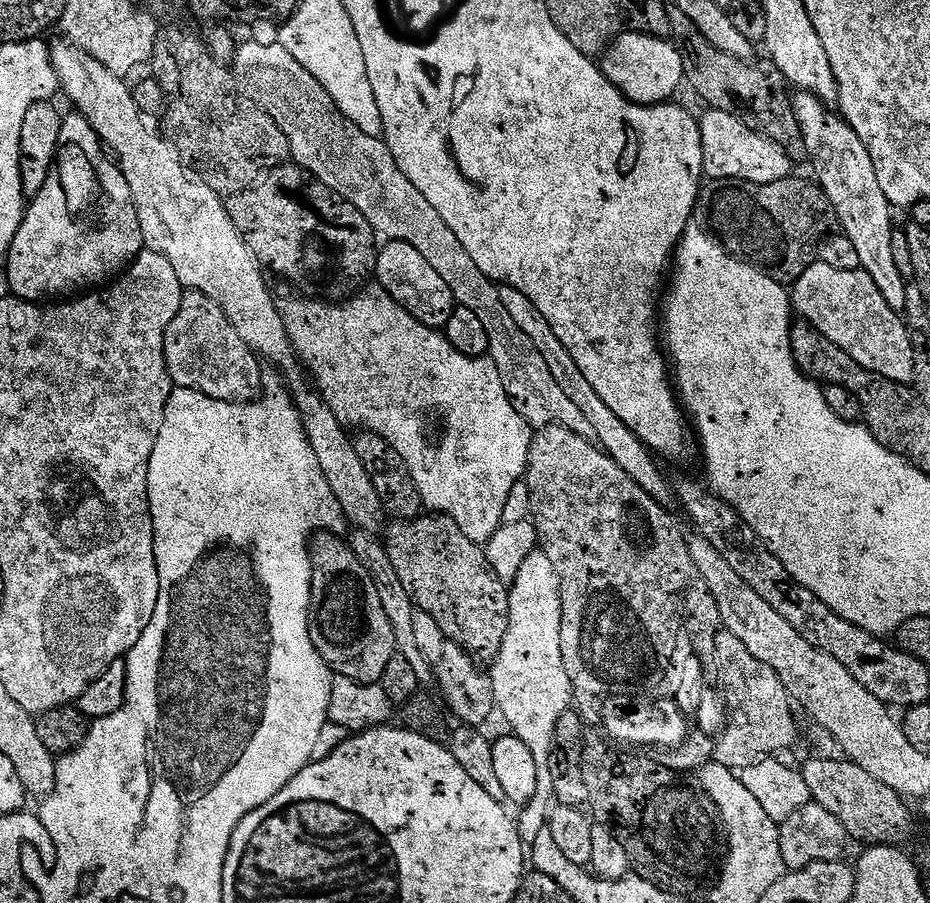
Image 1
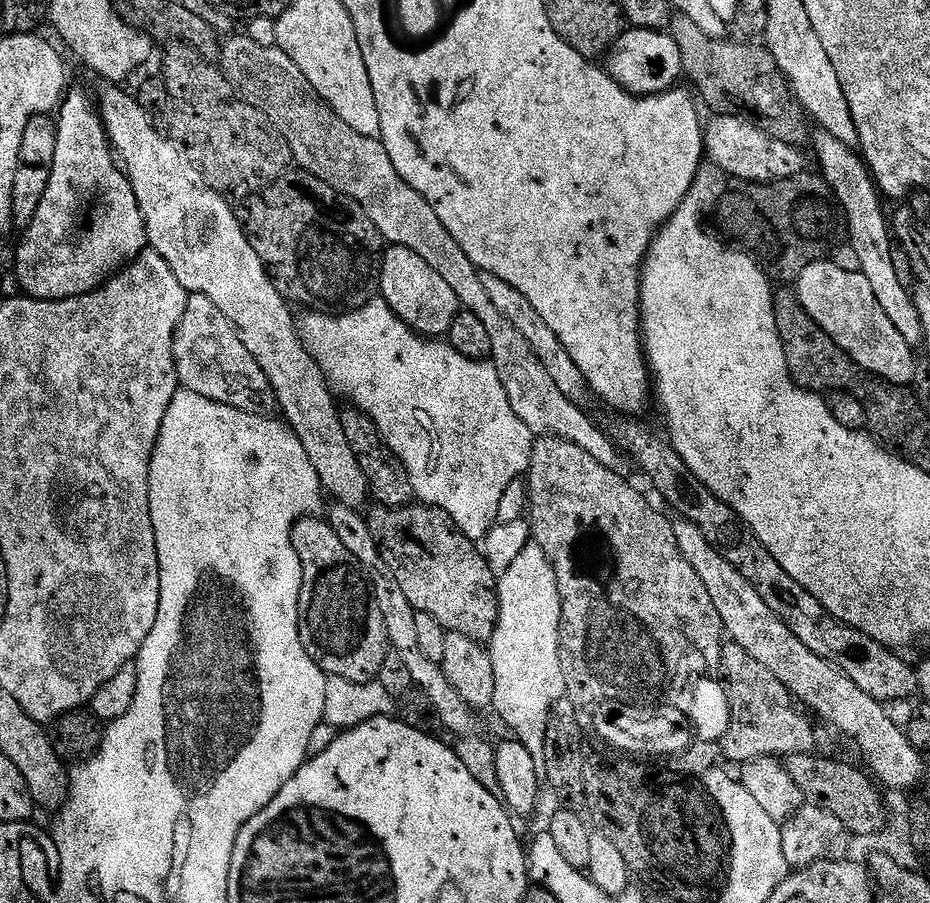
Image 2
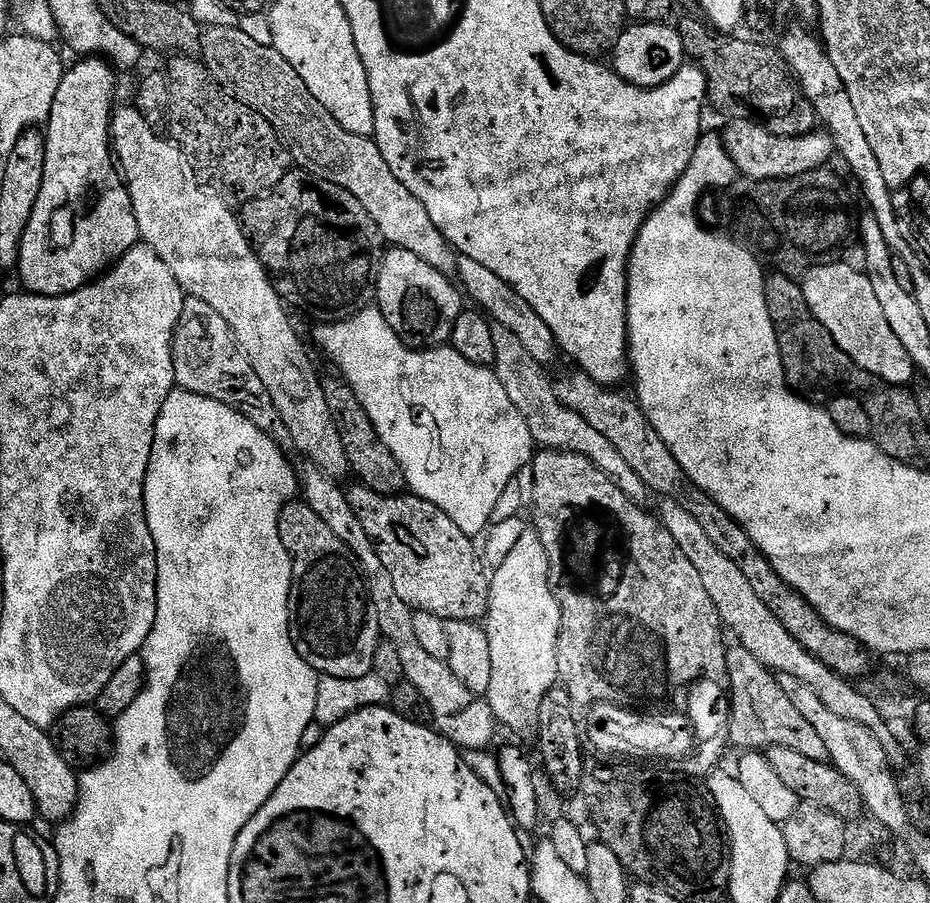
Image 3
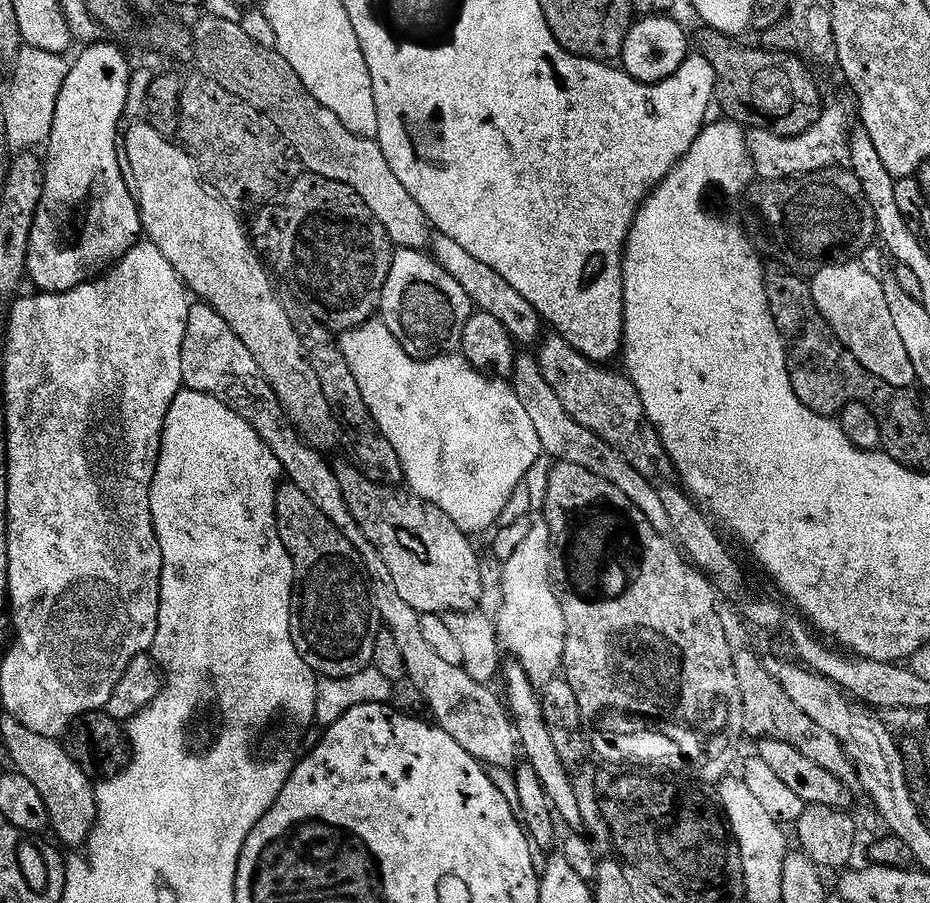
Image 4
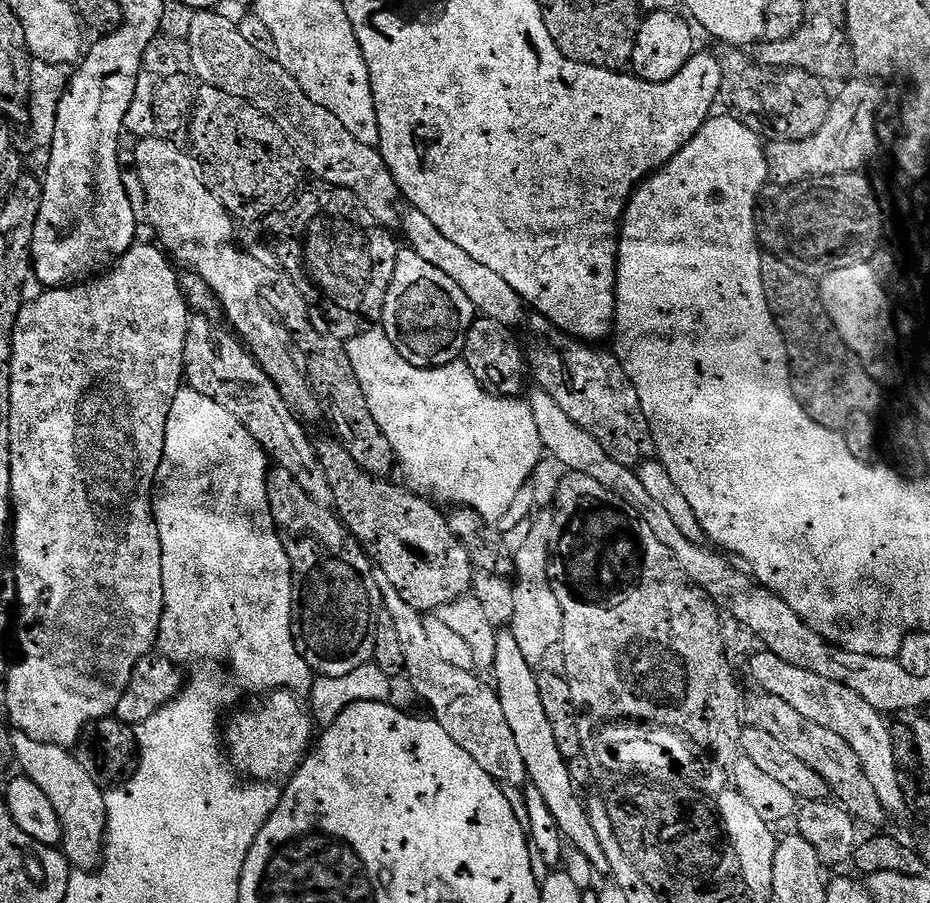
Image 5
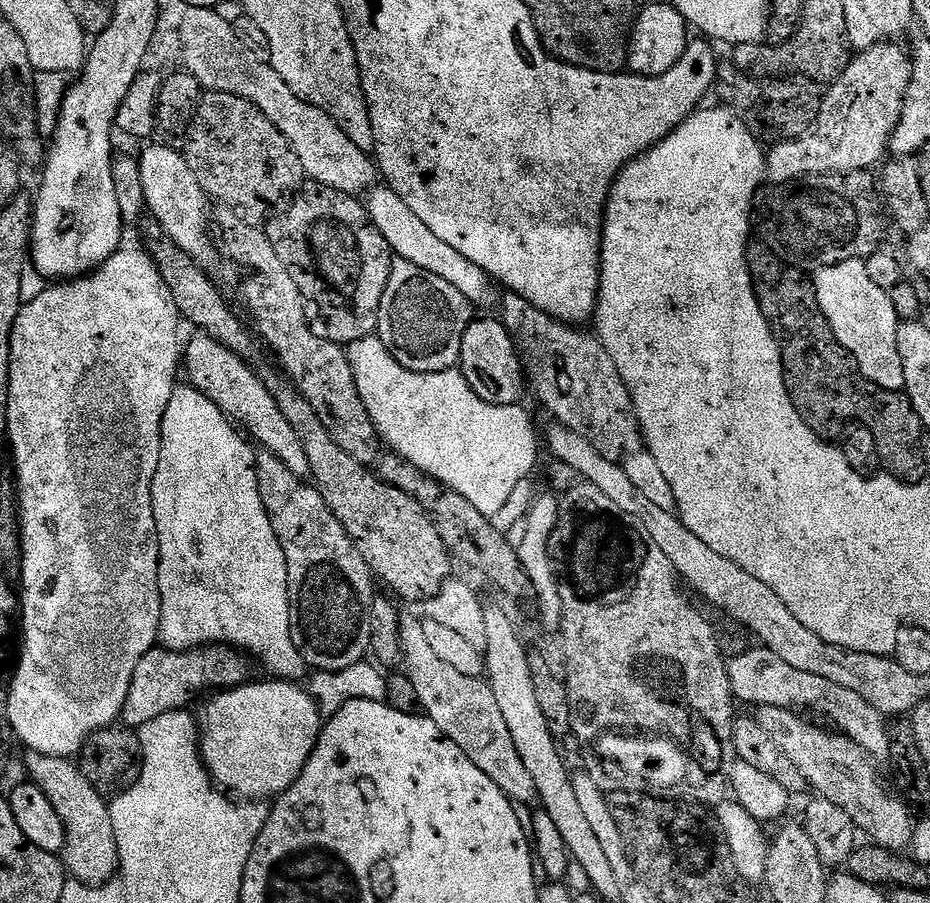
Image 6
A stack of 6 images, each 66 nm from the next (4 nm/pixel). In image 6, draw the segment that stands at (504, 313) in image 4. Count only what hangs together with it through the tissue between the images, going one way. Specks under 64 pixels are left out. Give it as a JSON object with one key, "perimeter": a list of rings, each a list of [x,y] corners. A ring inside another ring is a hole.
{"perimeter":[[[373,187],[367,193],[366,199],[368,199],[366,201],[368,216],[371,218],[372,224],[380,231],[382,238],[386,238],[389,248],[399,259],[414,262],[414,266],[418,266],[430,274],[438,274],[438,278],[450,282],[450,286],[458,289],[474,306],[491,302],[492,288],[494,289],[492,277],[486,275],[478,266],[474,266],[474,262],[470,262],[470,258],[458,254],[458,250],[454,250],[454,246],[442,242],[442,238],[437,238],[433,232],[426,230],[422,218],[418,218],[418,214],[414,214],[414,210],[410,210],[410,206],[406,206],[406,202],[402,202],[402,198],[398,198],[398,194],[393,188]]]}

